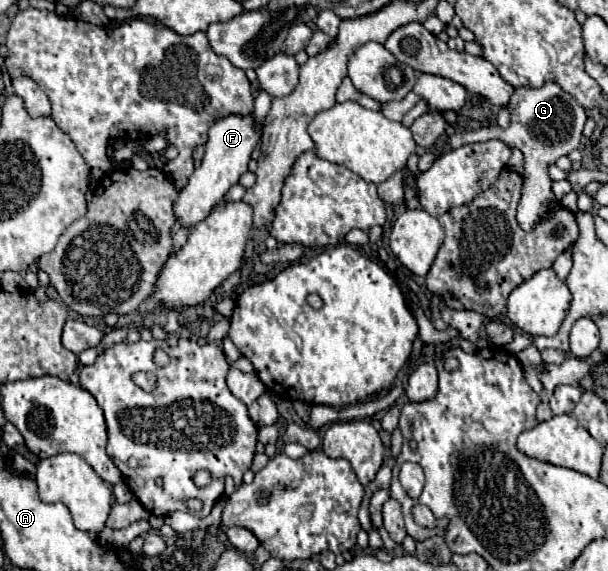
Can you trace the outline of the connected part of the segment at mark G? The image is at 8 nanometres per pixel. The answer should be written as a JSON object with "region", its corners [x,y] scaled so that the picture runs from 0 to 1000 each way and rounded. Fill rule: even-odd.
{"region":[[[896,144],[887,154],[863,154],[854,151],[840,175],[837,175],[837,196],[840,196],[840,217],[837,224],[765,224],[748,228],[745,238],[730,247],[729,266],[738,266],[745,259],[778,252],[778,249],[798,249],[804,242],[831,245],[840,259],[854,259],[863,273],[863,298],[860,298],[860,343],[850,368],[850,389],[860,403],[873,403],[877,392],[893,378],[900,357],[913,357],[913,343],[906,336],[906,315],[900,308],[900,291],[913,287],[919,273],[936,270],[952,256],[952,245],[959,238],[959,221],[965,214],[965,200],[942,175],[939,165],[923,158],[916,144]]]}

